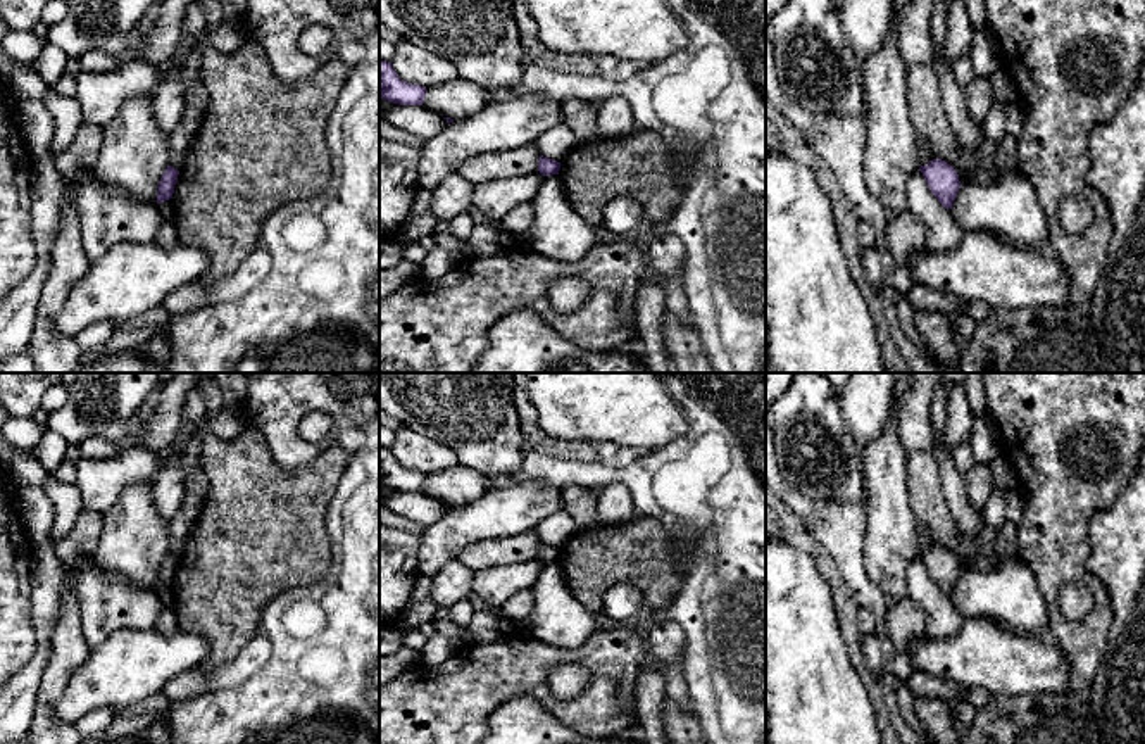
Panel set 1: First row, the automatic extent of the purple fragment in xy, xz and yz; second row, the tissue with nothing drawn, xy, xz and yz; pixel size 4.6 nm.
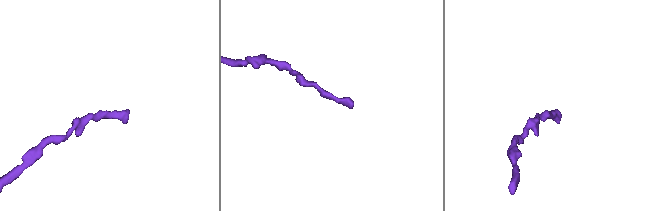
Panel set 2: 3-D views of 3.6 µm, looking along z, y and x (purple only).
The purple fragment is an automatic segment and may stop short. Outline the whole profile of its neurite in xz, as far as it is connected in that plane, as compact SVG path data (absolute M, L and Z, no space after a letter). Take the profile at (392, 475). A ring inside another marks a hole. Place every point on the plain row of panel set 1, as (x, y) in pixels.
M379 447L379 483L400 492L422 492L426 473L402 468L391 449Z

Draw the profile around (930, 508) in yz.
M916 452L907 459L912 513L924 526L935 545L948 549L959 561L960 571L969 564L960 554L959 526L952 516L933 452Z

